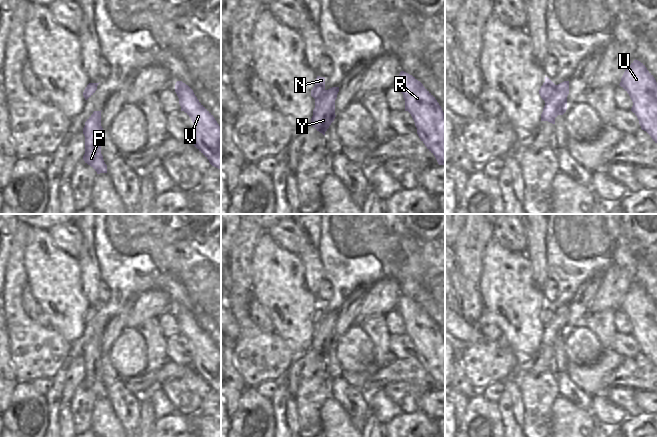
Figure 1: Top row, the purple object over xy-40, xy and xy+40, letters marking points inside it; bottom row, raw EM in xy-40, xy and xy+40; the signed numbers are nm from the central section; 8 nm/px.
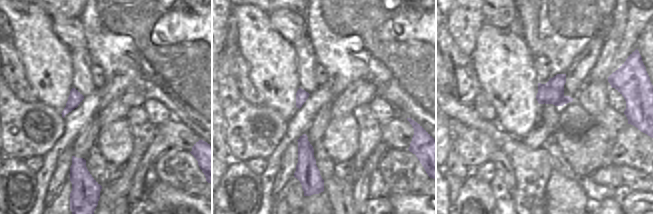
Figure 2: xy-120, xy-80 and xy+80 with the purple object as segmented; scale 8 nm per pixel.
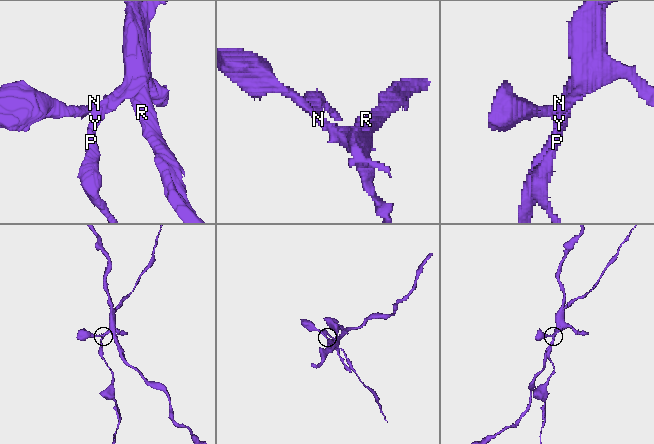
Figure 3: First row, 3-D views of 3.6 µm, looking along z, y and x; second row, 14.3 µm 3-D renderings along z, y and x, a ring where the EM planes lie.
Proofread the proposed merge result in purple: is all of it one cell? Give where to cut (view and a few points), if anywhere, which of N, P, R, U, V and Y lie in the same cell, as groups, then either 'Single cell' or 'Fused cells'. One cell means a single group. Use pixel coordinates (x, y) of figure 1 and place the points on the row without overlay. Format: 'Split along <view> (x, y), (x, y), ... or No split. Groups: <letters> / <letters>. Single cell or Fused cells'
Split along xy+40 (555, 309), (551, 319), (545, 325). Groups: N R U V / P Y. Fused cells

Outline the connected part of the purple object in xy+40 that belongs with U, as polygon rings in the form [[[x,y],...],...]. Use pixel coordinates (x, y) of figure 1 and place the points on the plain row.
[[[635,283],[625,294],[619,309],[629,318],[633,326],[631,335],[637,340],[641,353],[657,367],[657,306],[655,302],[643,287]]]

